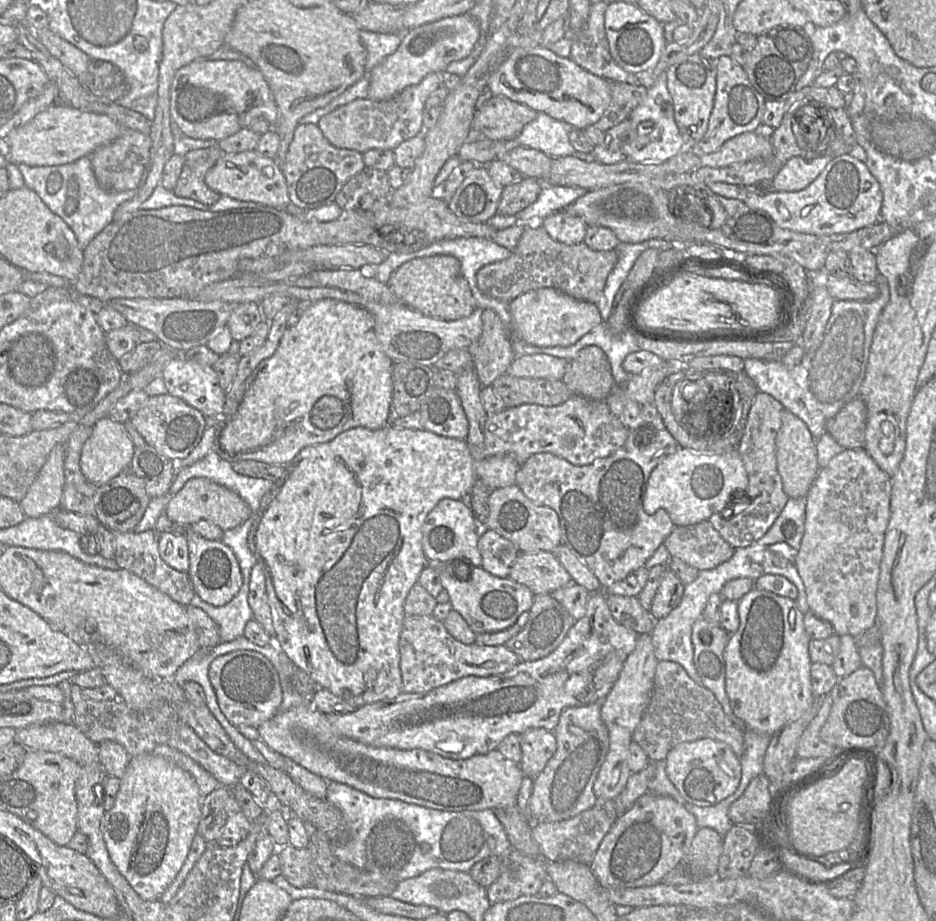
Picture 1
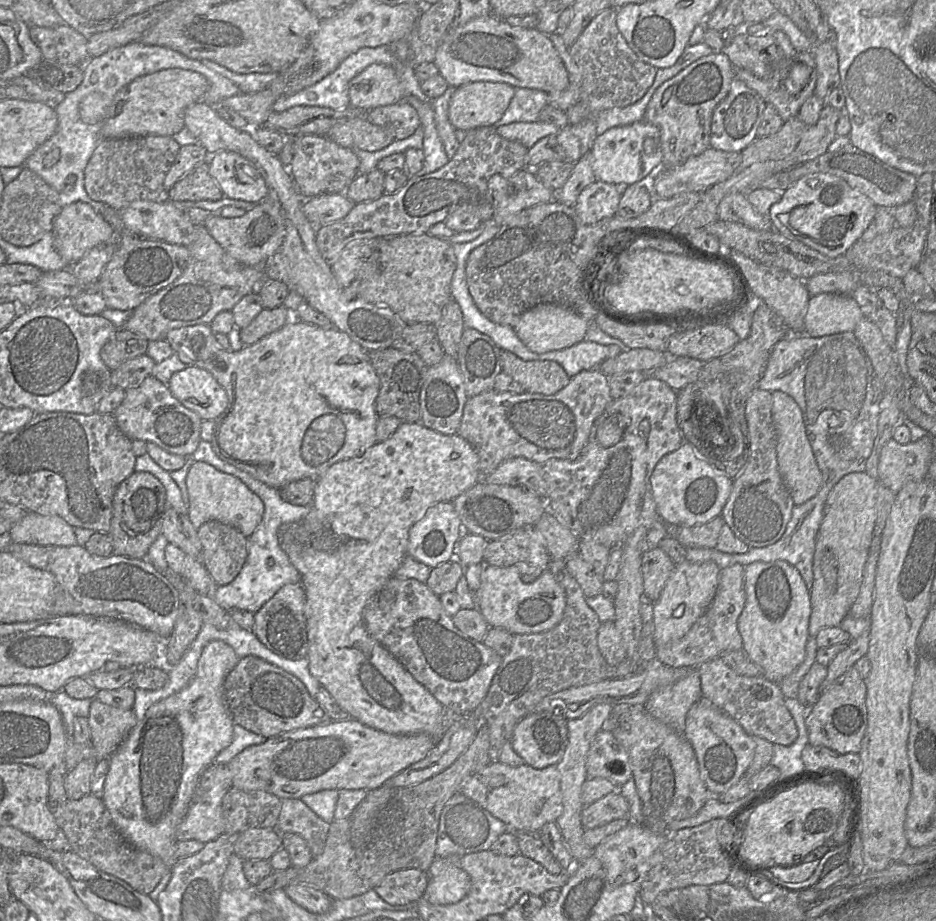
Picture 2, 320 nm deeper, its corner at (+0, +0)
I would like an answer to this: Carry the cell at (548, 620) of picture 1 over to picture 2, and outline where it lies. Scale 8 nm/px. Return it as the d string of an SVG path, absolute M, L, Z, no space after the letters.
M552 559L549 570L565 592L566 606L561 621L552 629L534 634L516 634L509 652L503 657L494 675L488 693L479 705L481 723L485 723L489 733L490 762L498 760L499 752L505 742L511 739L516 724L546 696L571 688L597 683L603 680L626 678L643 670L645 662L625 658L615 666L609 665L599 651L597 636L601 622L595 611L587 604L586 597L576 581L568 572L566 560Z

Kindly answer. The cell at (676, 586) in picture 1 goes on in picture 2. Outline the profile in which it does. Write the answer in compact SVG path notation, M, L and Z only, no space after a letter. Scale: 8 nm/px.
M659 547L647 550L642 554L643 593L653 602L660 597L675 566L672 559Z

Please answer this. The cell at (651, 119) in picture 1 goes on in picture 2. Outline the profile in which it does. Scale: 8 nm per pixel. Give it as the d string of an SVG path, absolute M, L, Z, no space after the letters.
M645 120L628 126L618 126L608 129L596 137L589 152L589 160L597 180L615 184L619 187L634 184L639 181L648 181L662 166L662 150L660 143L655 144L655 151L647 153L644 149L646 138L654 138L656 126Z

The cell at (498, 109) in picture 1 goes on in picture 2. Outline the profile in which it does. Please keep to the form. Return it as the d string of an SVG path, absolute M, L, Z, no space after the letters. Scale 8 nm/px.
M470 82L454 89L448 116L455 129L465 132L493 126L505 113L515 88L501 82Z

